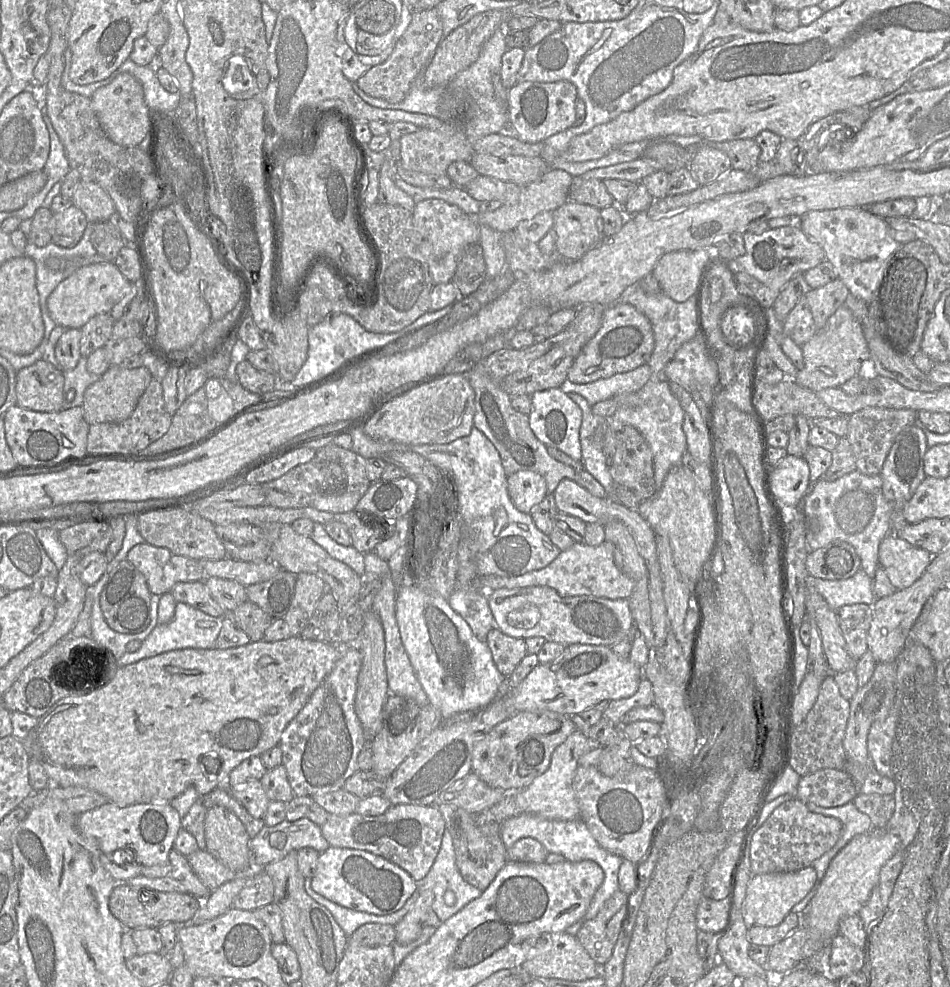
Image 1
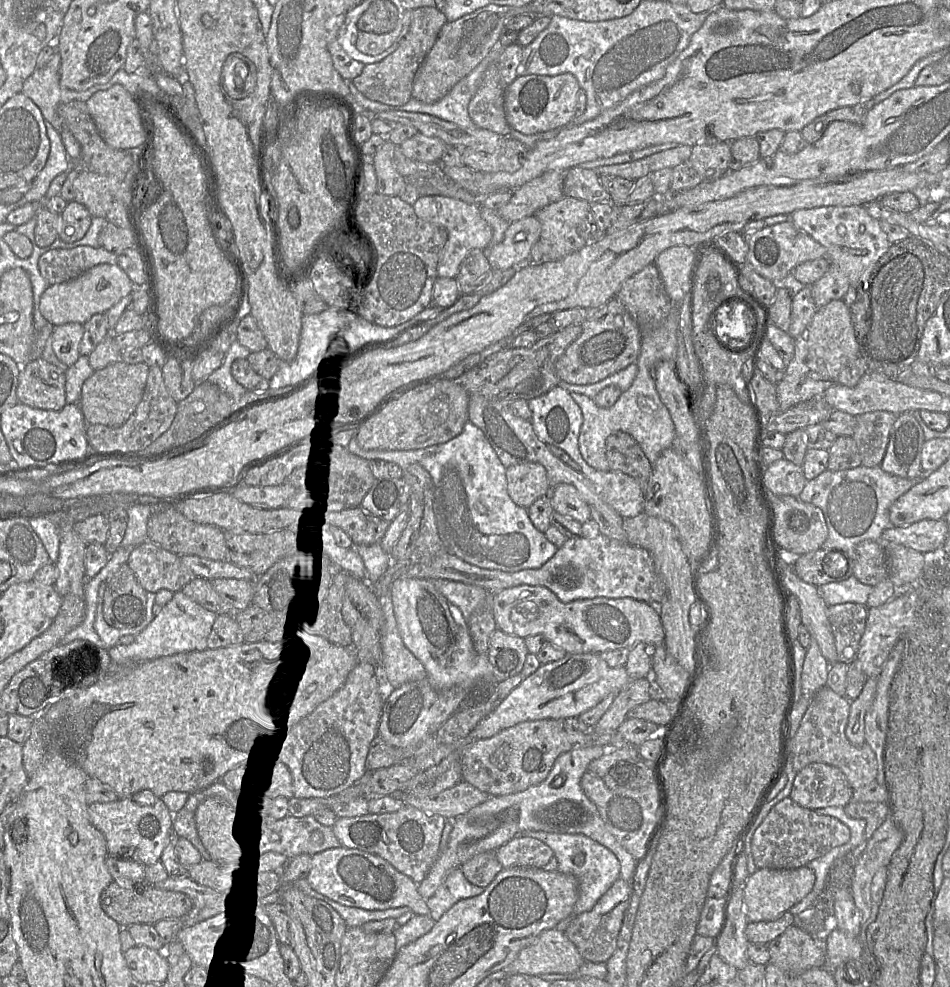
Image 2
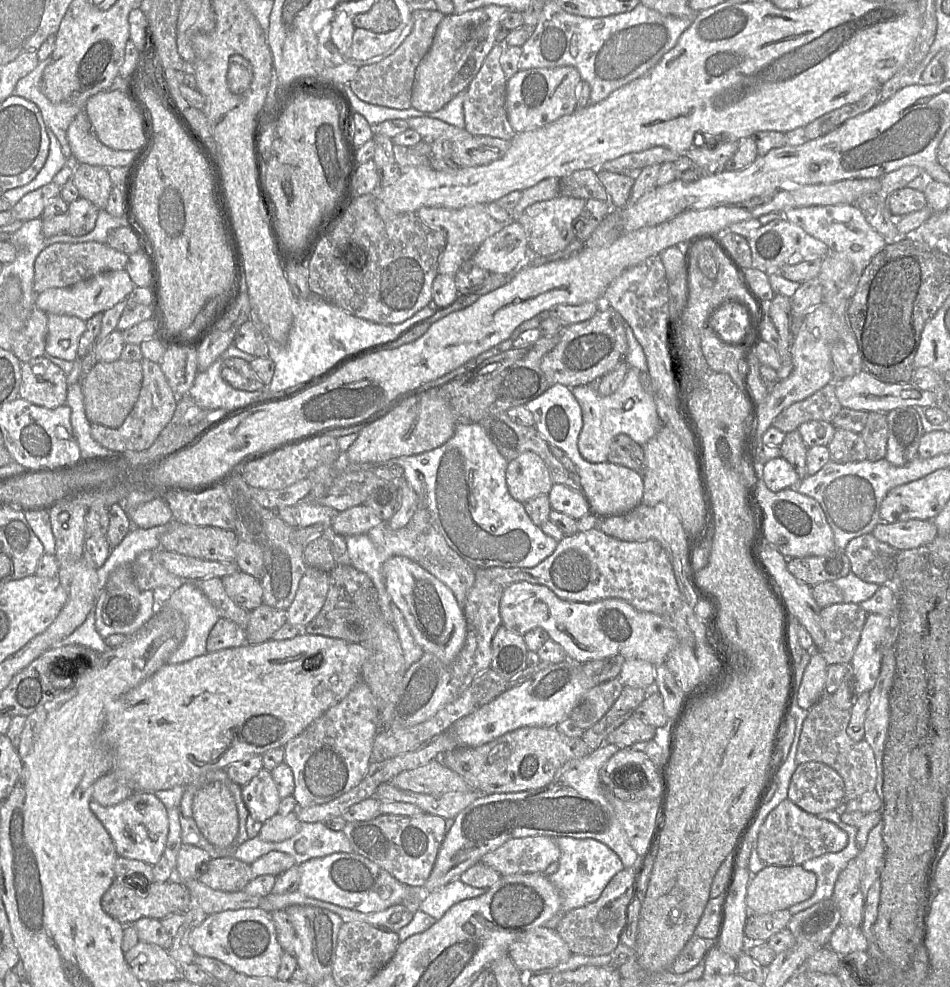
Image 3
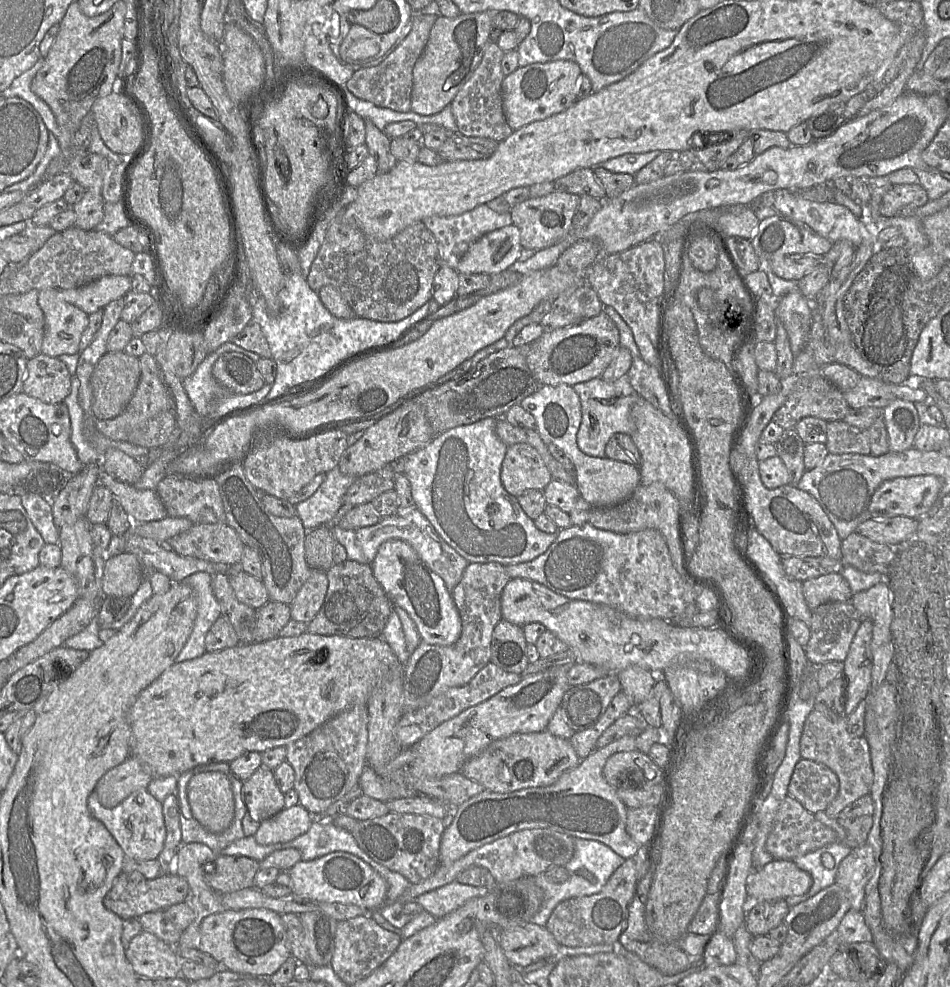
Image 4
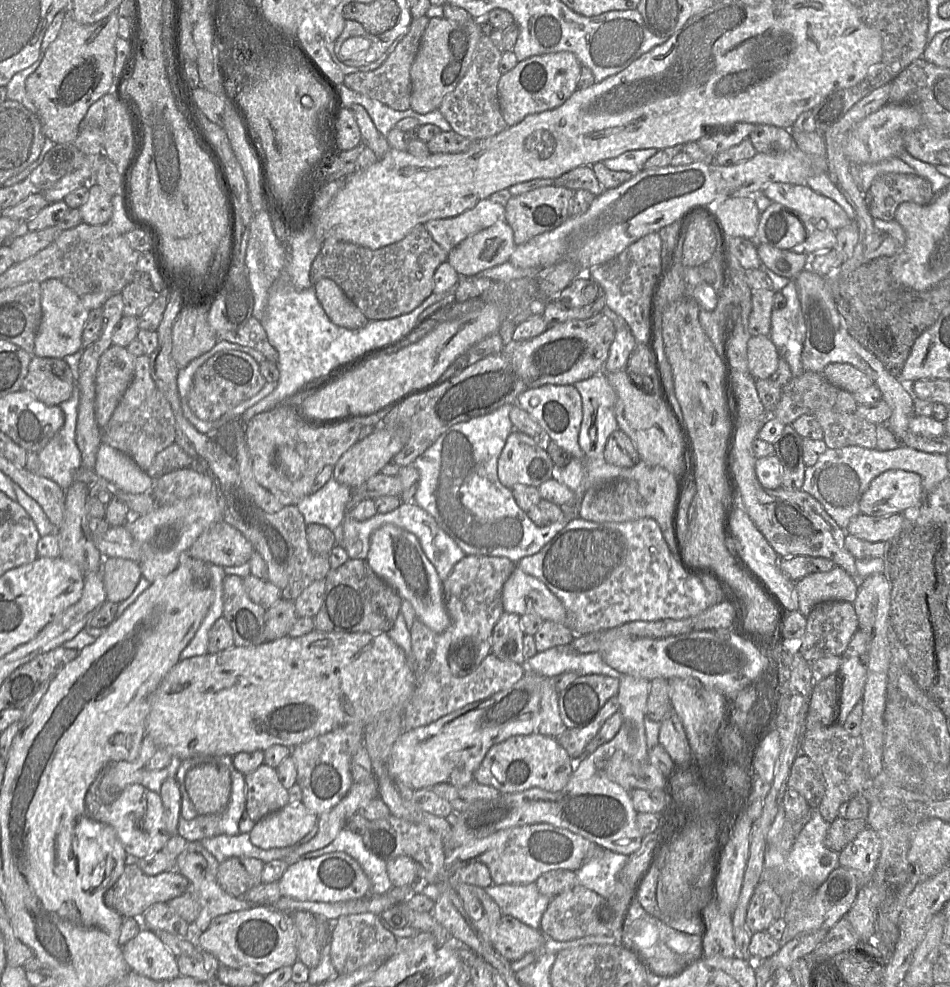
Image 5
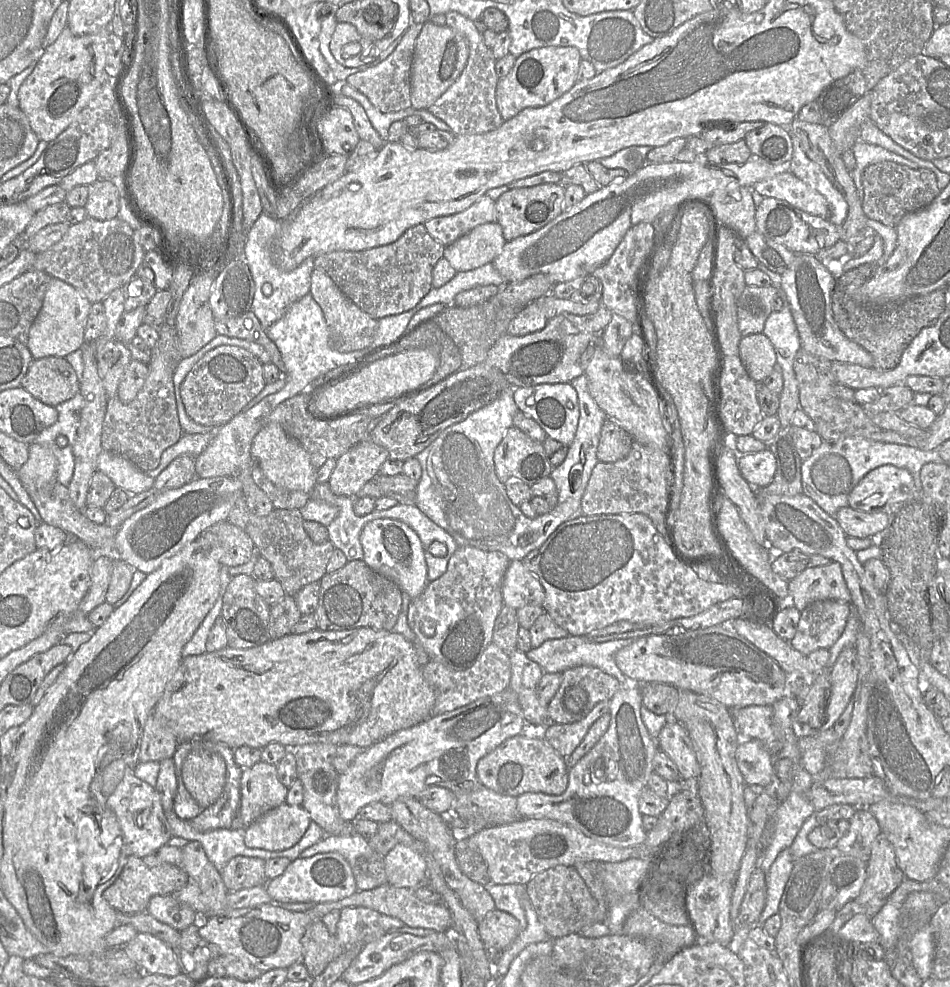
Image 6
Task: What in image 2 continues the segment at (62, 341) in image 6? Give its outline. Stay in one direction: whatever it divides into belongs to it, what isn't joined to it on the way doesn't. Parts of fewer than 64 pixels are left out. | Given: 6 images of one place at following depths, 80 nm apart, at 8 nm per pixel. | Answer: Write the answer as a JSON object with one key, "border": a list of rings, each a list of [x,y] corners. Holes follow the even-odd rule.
{"border":[[[77,322],[58,325],[53,328],[51,334],[53,352],[68,367],[73,365],[80,356],[79,345],[83,333],[83,324]]]}

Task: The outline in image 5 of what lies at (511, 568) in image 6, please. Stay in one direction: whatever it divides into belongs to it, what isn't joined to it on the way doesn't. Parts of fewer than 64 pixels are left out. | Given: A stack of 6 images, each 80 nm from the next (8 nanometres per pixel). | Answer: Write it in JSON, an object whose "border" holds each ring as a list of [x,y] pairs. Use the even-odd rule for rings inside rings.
{"border":[[[515,567],[502,590],[504,612],[535,614],[567,627],[567,612],[560,600],[538,578]]]}

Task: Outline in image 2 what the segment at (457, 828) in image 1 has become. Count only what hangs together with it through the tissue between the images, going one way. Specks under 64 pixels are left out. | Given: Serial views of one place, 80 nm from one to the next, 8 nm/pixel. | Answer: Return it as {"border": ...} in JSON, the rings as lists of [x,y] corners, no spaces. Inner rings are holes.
{"border":[[[495,851],[475,855],[461,866],[465,878],[472,884],[486,888],[503,869]]]}

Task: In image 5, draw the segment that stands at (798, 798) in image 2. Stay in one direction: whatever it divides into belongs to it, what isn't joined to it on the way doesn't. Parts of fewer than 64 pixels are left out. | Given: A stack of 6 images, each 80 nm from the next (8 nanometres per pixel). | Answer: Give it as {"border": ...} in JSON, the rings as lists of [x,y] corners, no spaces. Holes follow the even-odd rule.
{"border":[[[805,755],[796,757],[787,786],[800,794],[813,810],[818,810],[826,792],[825,779],[821,770]]]}

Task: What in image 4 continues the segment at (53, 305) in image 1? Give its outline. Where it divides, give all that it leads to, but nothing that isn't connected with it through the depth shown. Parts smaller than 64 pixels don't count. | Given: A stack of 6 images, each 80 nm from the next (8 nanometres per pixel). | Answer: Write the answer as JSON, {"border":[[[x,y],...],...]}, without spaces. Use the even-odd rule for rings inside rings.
{"border":[[[108,275],[73,289],[59,290],[60,297],[90,315],[131,290],[130,276]]]}

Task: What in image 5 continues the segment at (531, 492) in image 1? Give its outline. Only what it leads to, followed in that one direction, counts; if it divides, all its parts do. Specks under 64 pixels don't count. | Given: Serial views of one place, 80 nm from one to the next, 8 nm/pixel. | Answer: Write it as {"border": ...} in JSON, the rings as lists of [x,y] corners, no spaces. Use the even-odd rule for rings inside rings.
{"border":[[[514,430],[508,436],[506,444],[499,456],[497,473],[500,483],[509,489],[516,484],[538,488],[542,483],[550,480],[557,473],[557,468],[552,458],[542,447],[542,442]]]}

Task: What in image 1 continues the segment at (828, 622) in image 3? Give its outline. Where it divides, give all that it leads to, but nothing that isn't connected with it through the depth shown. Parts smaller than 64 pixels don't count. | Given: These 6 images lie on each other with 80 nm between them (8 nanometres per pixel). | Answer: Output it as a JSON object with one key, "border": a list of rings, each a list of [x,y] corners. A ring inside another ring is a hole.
{"border":[[[845,605],[836,611],[836,615],[848,653],[853,659],[858,660],[868,650],[867,634],[872,621],[871,606]]]}

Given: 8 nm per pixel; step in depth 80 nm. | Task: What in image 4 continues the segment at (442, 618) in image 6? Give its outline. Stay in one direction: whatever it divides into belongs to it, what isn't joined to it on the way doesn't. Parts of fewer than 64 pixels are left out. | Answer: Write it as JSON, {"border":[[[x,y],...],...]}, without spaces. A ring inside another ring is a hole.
{"border":[[[469,563],[460,582],[451,591],[459,612],[462,631],[452,645],[421,642],[404,667],[403,714],[425,707],[433,698],[452,687],[467,684],[491,659],[491,641],[495,626],[502,619],[501,595],[510,577],[500,563]]]}

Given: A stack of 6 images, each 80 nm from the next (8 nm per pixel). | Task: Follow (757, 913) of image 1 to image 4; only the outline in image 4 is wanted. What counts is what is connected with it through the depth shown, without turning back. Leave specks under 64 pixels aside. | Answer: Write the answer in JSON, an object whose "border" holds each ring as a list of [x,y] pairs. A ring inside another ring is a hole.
{"border":[[[773,860],[747,878],[749,904],[785,899],[806,893],[812,886],[811,875],[791,860]]]}

